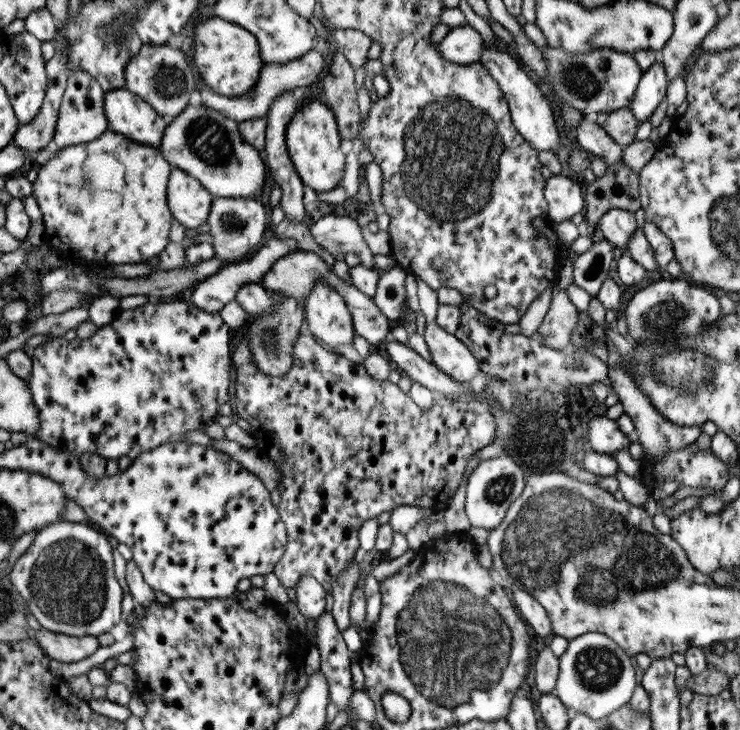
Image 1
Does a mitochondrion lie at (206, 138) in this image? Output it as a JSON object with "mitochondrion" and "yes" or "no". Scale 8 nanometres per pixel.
{"mitochondrion":"yes"}

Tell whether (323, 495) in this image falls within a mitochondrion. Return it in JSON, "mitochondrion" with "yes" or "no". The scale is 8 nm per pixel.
{"mitochondrion":"no"}

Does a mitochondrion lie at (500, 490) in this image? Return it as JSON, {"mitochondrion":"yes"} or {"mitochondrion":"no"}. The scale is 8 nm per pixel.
{"mitochondrion":"yes"}

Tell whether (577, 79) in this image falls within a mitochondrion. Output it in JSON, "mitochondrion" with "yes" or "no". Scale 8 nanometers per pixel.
{"mitochondrion":"yes"}

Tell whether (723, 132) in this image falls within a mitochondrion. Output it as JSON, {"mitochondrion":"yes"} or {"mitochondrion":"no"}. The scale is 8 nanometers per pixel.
{"mitochondrion":"no"}

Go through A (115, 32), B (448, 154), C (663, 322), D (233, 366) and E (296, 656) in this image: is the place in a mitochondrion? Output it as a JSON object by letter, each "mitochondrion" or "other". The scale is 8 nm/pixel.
{"A":"mitochondrion","B":"mitochondrion","C":"mitochondrion","D":"other","E":"other"}

